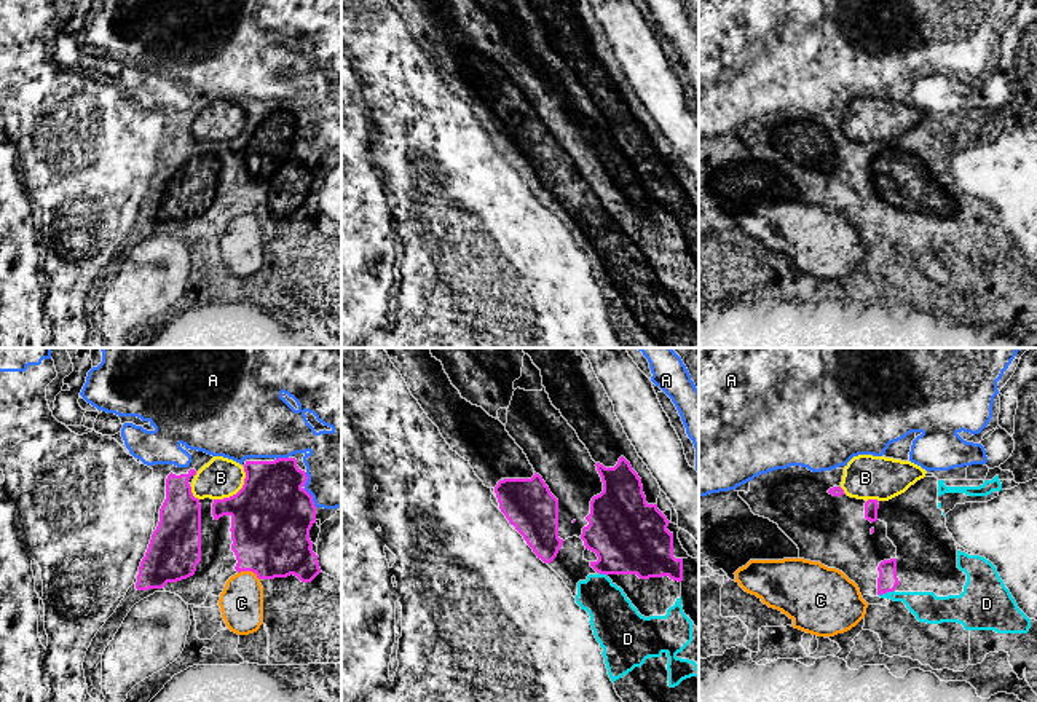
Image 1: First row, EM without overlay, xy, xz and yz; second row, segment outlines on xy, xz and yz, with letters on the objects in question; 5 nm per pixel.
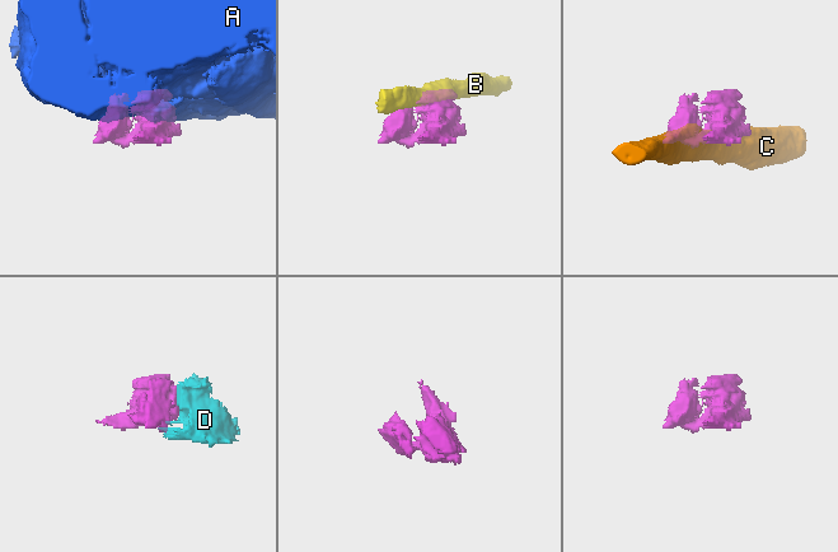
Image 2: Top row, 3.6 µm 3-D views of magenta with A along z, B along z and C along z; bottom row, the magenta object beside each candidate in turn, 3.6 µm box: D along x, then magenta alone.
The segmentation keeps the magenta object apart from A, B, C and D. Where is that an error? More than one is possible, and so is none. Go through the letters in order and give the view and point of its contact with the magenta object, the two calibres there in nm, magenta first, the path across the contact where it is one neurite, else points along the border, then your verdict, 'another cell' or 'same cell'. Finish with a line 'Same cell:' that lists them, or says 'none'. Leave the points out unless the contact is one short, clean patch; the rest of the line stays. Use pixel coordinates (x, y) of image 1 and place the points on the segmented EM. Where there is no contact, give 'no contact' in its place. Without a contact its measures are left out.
A: xy (311, 498) | 420/340 nm | another cell
B: xy (238, 492) | 420/200 nm | another cell
C: xy (249, 570) | 400/220 nm | another cell
D: yz (886, 592) | 110/150 nm | another cell
Same cell: none

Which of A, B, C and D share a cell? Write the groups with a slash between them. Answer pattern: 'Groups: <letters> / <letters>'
Groups: A / B / C / D

